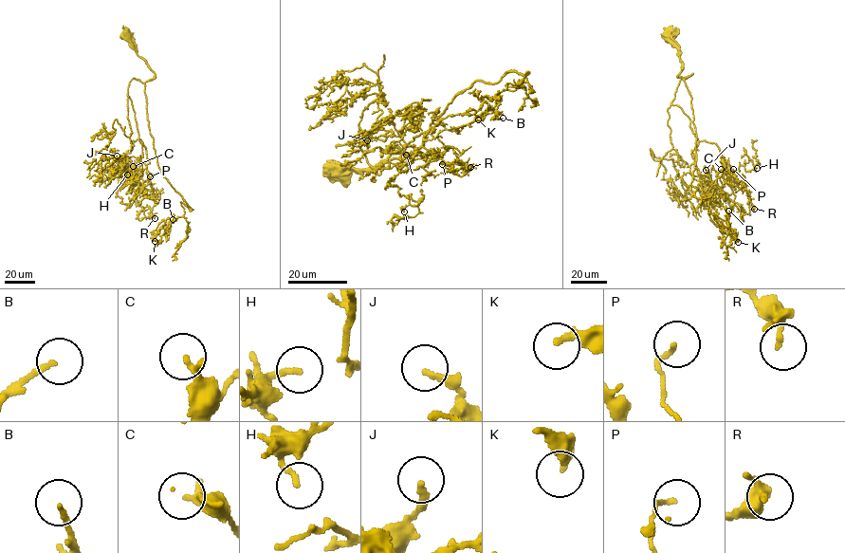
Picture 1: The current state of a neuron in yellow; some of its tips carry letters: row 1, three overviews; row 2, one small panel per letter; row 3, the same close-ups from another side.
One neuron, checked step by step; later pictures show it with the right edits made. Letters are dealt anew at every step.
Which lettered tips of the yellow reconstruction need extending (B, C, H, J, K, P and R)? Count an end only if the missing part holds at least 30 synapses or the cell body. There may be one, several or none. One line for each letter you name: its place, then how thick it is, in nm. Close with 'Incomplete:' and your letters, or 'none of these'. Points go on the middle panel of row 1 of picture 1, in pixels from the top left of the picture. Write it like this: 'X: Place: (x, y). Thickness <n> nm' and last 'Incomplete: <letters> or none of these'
Incomplete: none of these

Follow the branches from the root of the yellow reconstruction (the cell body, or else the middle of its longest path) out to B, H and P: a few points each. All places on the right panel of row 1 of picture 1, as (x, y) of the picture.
B: (669, 36), (691, 99), (691, 185), (713, 217), (725, 220), (728, 211)
H: (669, 36), (678, 76), (693, 74), (672, 104), (727, 170), (757, 168)
P: (669, 36), (678, 76), (693, 74), (671, 103), (733, 169)

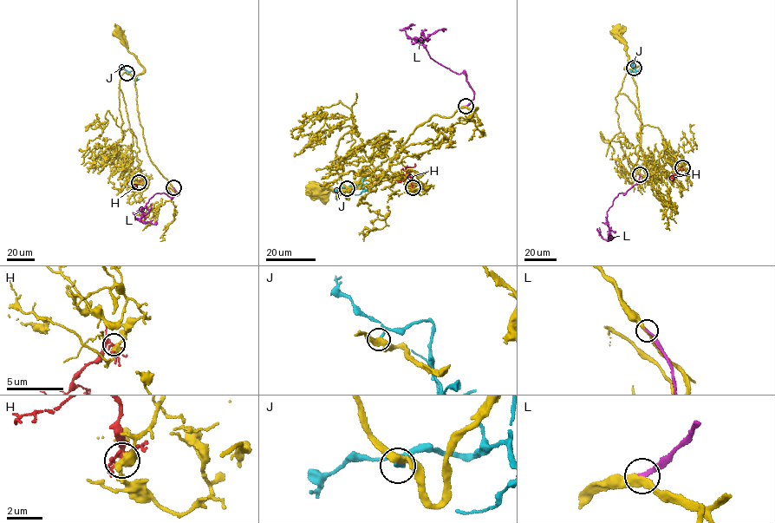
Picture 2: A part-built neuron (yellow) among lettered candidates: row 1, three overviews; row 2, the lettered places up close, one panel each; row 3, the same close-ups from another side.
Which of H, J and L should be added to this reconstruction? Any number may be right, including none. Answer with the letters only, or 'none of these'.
L

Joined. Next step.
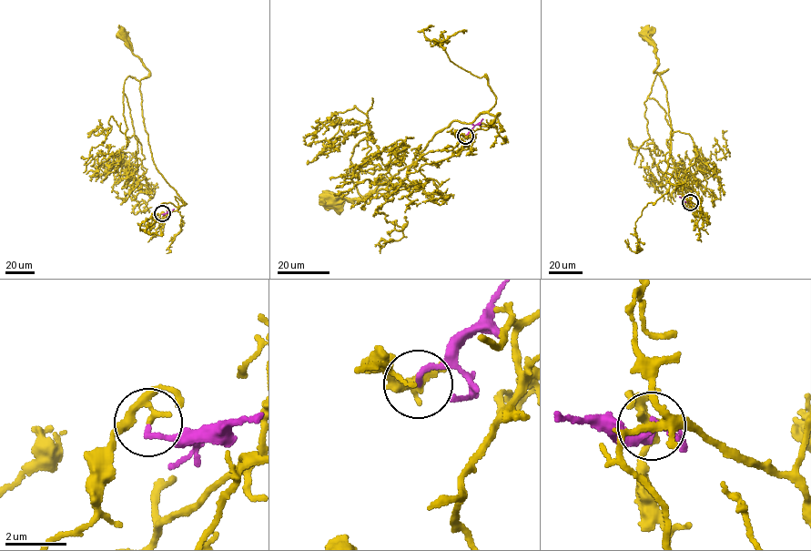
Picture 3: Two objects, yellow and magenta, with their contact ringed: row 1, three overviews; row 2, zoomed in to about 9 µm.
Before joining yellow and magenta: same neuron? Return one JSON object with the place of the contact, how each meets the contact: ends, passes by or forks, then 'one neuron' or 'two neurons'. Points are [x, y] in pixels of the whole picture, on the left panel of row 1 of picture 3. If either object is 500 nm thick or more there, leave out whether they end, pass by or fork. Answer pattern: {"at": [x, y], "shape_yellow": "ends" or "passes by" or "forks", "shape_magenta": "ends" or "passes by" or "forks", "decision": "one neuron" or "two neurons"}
{"at": [162, 213], "shape_yellow": "forks", "shape_magenta": "ends", "decision": "two neurons"}

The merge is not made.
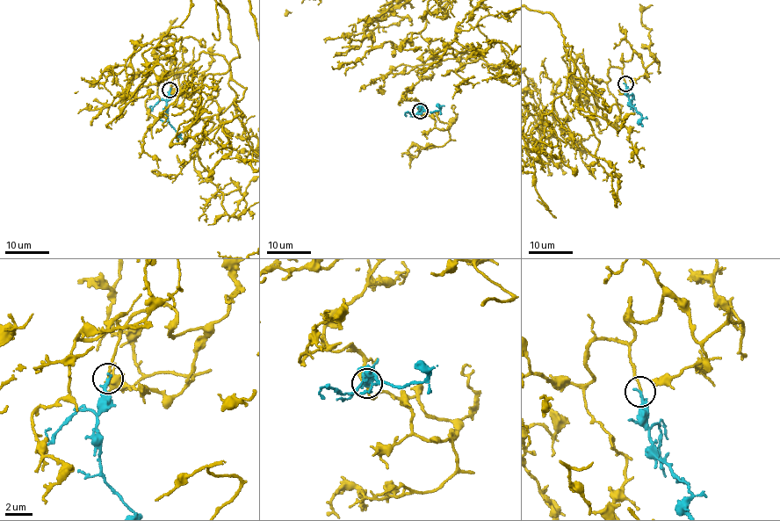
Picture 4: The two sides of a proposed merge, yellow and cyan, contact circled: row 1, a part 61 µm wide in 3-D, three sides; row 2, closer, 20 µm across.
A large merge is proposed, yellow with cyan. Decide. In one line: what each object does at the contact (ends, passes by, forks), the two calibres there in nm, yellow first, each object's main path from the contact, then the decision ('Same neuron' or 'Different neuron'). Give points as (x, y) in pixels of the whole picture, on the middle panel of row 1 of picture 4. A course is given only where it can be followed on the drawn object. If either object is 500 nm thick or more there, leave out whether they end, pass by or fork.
At the ring yellow ends. At the ring cyan ends. Thickness 160 nm (yellow) against 240 nm. Course of cyan: (420, 111), (421, 107), (429, 112), (438, 110), (439, 106). Same neuron

